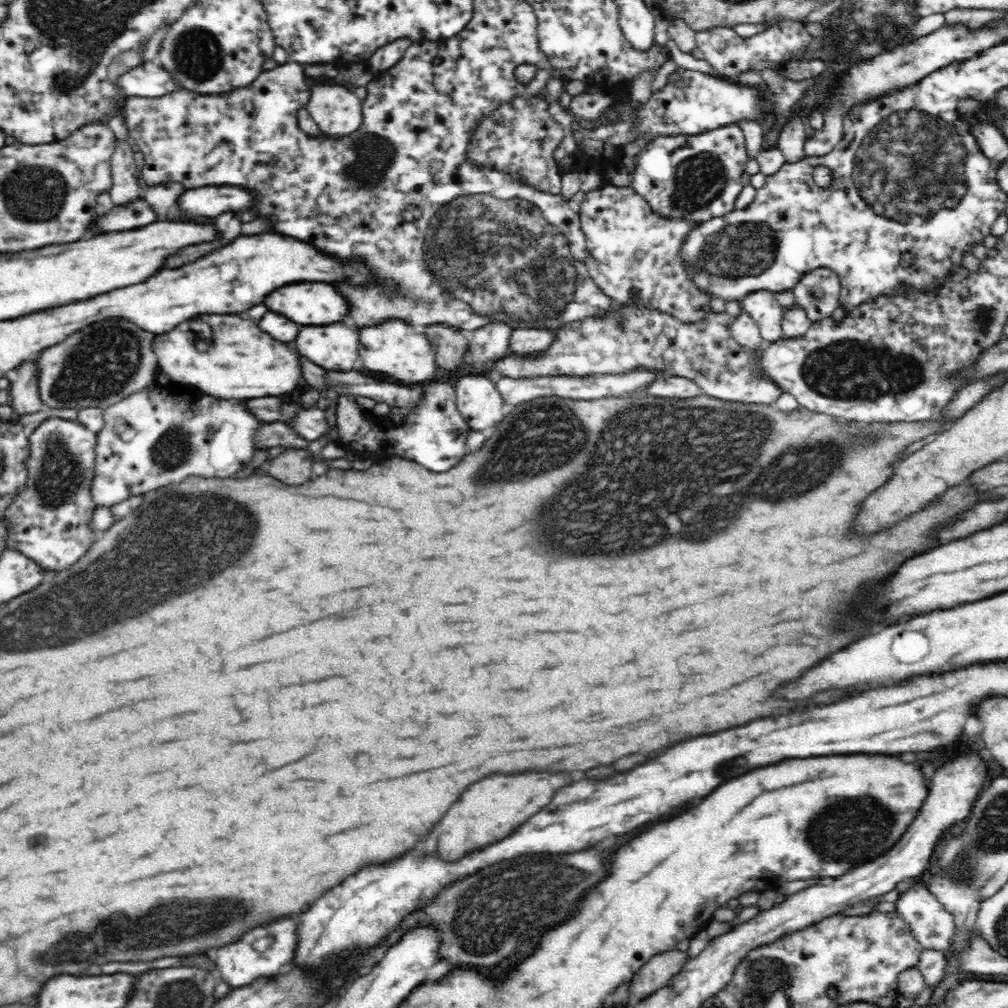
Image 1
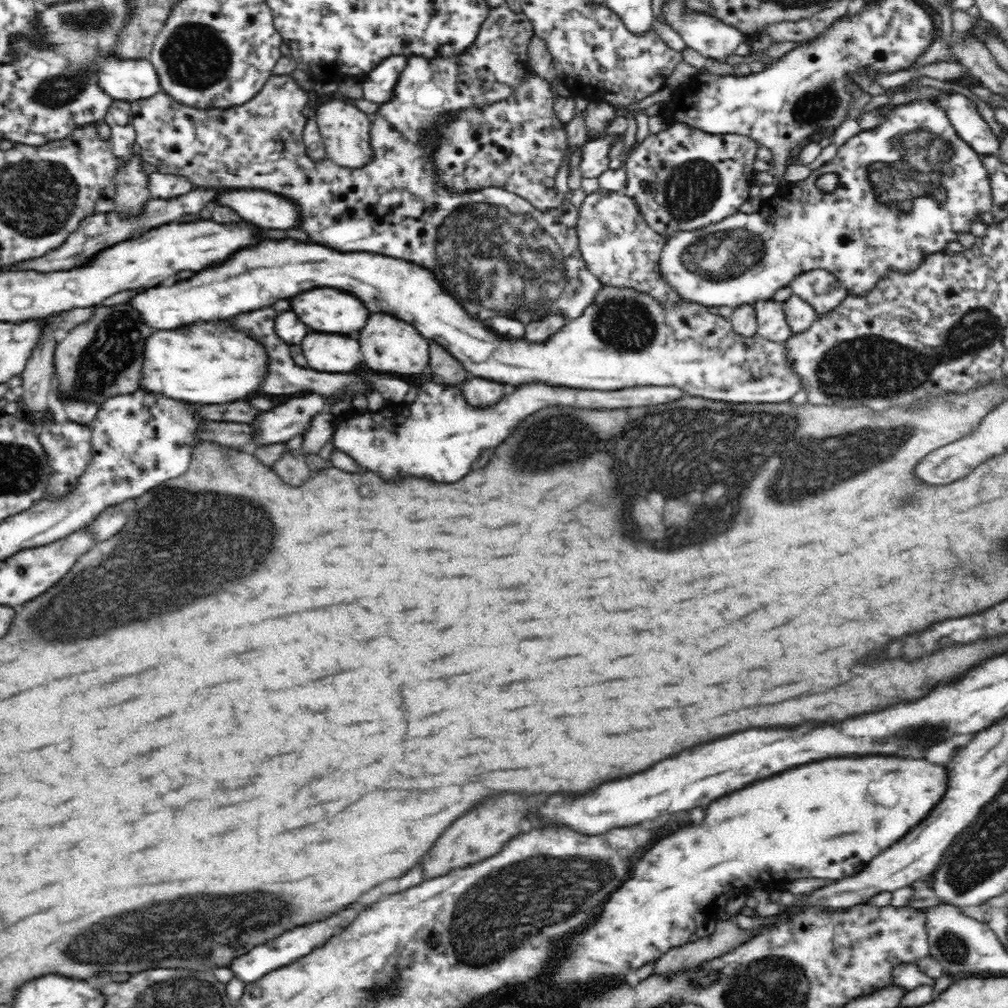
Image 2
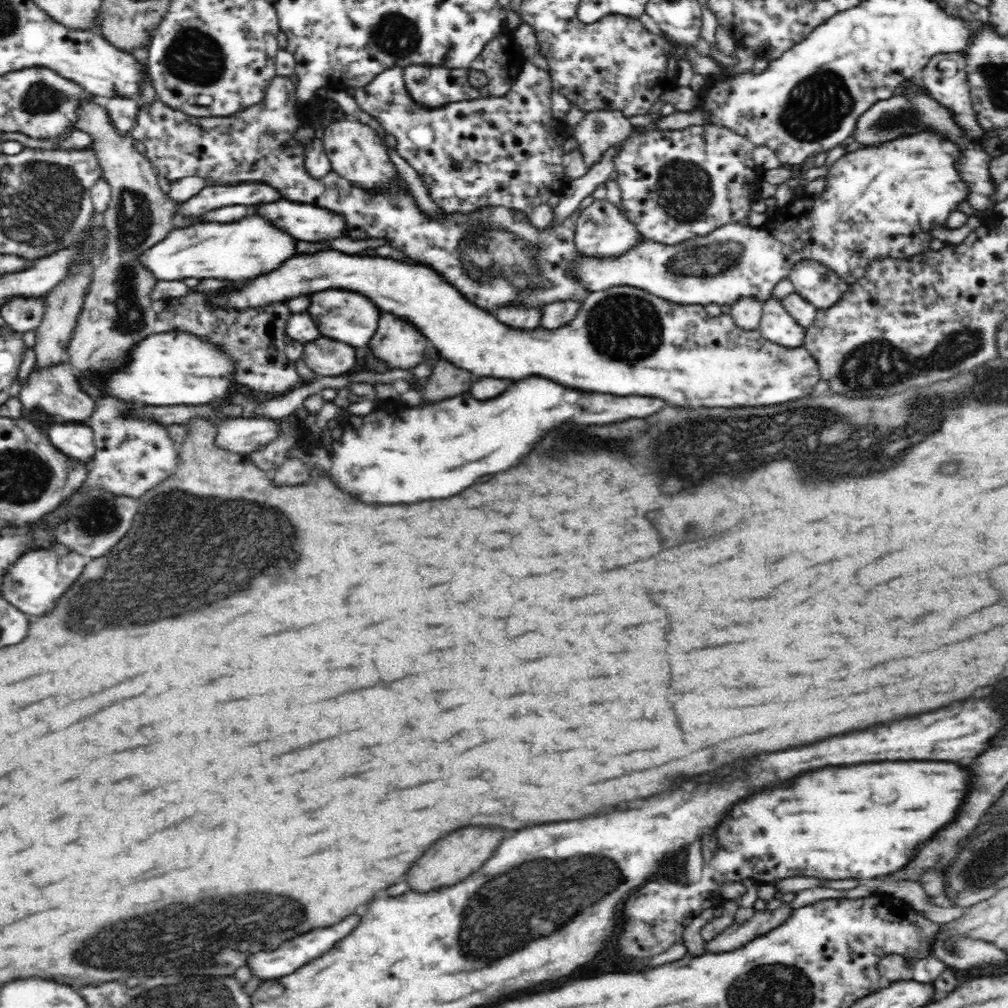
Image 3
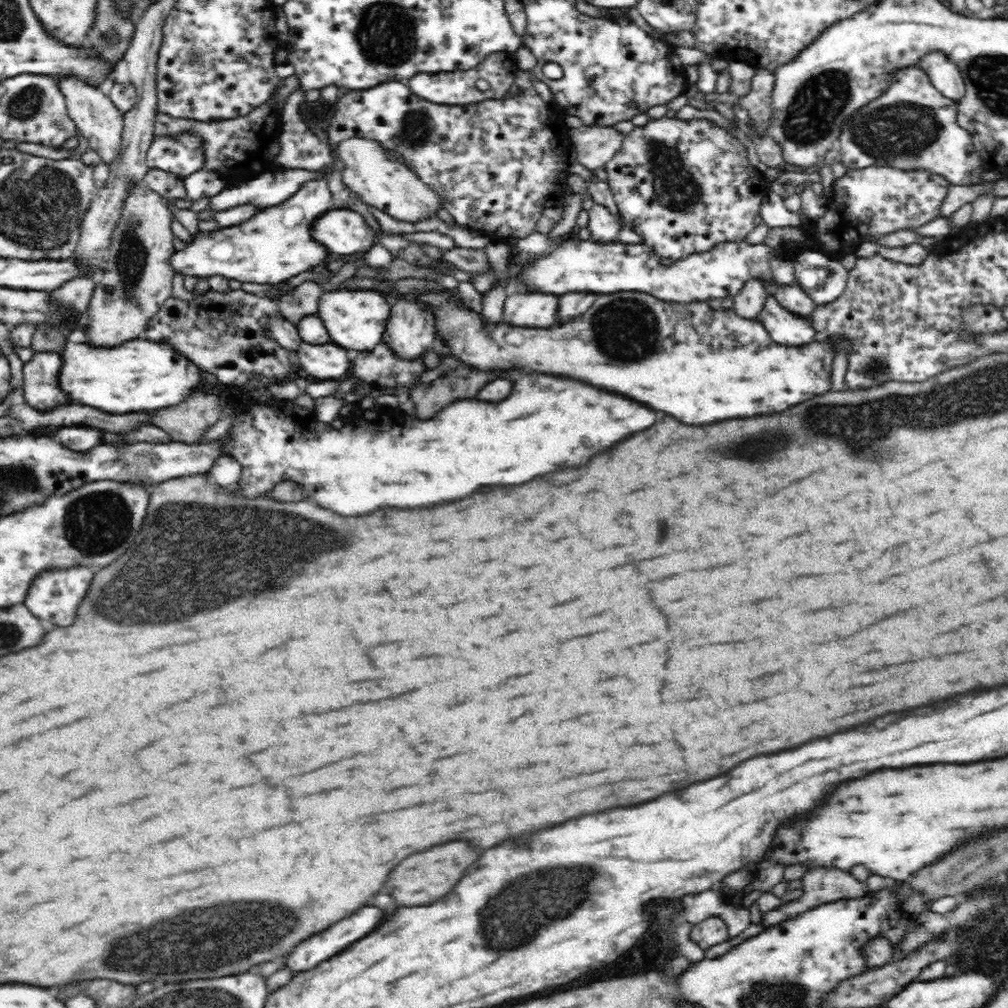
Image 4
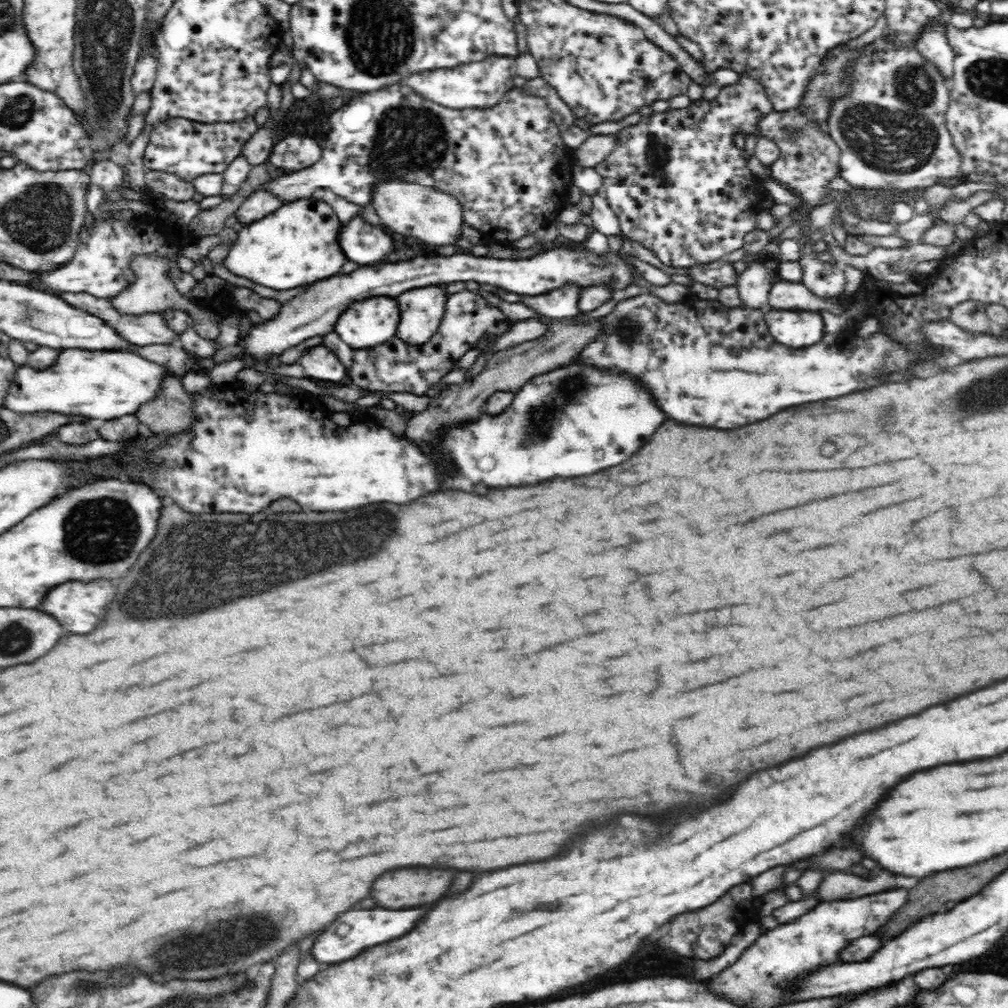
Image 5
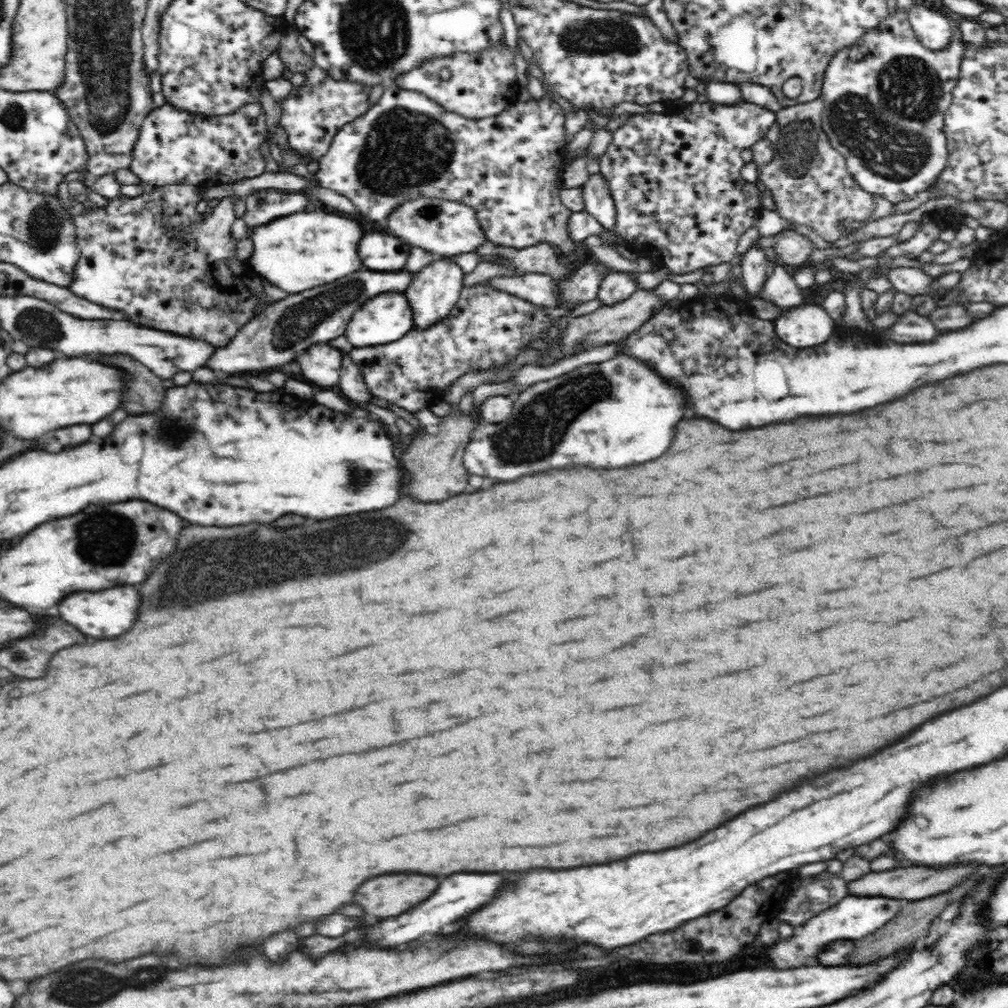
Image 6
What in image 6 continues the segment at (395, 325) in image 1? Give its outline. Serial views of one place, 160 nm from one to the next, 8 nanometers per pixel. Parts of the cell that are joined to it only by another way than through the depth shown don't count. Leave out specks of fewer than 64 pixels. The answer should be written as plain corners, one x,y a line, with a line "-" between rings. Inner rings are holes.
434,256
426,266
412,274
412,280
405,293
414,312
415,328
424,330
449,316
461,296
465,276
466,274
455,261
442,256

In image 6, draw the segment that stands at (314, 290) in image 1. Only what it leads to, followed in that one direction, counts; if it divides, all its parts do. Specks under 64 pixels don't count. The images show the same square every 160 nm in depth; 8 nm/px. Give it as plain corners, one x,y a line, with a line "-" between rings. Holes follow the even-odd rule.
384,292
370,298
350,320
346,336
354,346
376,346
388,344
406,336
407,332
415,328
414,319
410,316
410,304
406,304
405,292

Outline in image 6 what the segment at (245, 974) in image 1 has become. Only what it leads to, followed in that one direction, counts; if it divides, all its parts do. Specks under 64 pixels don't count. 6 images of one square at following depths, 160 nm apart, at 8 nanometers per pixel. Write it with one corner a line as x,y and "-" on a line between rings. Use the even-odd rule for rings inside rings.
464,872
452,874
438,886
438,892
434,892
430,900
424,900
422,904
418,904
406,914
400,914
396,918
386,918
374,926
366,926
368,938
364,944
372,944
378,948
380,946
400,946
400,944
420,938
422,934
436,934
440,932
442,926
456,922
462,916
468,916
470,912
474,912
474,908
482,908
482,904
486,904
486,900
490,900
490,896
498,892
498,884
502,884
502,880
506,878
500,874
464,874

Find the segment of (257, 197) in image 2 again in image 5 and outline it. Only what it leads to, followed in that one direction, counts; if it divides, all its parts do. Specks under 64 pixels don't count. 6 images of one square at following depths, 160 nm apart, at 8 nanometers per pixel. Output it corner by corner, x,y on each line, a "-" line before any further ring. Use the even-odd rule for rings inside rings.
355,216
346,228
342,228
340,246
348,261
356,264
384,263
388,254
398,250
395,246
398,238
388,234
380,226

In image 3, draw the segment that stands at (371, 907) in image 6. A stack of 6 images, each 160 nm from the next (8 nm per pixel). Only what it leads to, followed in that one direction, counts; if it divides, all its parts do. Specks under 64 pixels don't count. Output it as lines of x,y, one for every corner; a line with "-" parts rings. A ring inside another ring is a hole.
470,826
444,836
422,858
414,862
414,868
406,872
406,882
414,886
410,890
430,892
430,888
442,888
442,884
458,884
458,880
464,880
466,876
470,876
470,872
476,872
492,856
504,834
506,834
504,830
496,828

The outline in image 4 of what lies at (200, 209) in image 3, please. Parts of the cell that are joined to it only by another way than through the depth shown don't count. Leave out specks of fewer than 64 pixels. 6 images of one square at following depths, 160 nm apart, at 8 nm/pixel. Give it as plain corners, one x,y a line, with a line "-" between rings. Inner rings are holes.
330,167
324,170
303,172
301,169
282,169
266,175
241,181
237,187
225,187
218,196
211,198
210,210
217,212
235,208
242,204
254,206
276,206
289,200
295,192
312,178
322,178
323,172
331,172

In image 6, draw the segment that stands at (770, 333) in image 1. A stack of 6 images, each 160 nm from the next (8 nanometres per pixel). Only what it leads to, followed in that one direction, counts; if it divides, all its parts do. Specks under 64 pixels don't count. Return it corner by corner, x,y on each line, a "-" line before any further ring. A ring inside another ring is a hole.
812,304
785,310
773,323
779,339
796,348
824,344
837,325
823,306

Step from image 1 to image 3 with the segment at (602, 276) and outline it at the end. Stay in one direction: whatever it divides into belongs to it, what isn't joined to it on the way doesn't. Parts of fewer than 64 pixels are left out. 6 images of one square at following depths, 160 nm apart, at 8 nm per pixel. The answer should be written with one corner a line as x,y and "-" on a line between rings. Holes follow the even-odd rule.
596,200
579,214
575,229
575,245
587,258
616,258
637,246
639,233
624,210
612,206
608,200

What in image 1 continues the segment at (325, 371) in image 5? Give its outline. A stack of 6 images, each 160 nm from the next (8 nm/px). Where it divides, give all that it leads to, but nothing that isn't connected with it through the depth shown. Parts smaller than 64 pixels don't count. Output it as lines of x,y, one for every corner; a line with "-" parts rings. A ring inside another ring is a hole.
332,322
322,326
302,326
296,336
298,350
308,356
314,364
321,366
327,372
348,372
353,370
353,364
359,356
358,330
348,328
344,322

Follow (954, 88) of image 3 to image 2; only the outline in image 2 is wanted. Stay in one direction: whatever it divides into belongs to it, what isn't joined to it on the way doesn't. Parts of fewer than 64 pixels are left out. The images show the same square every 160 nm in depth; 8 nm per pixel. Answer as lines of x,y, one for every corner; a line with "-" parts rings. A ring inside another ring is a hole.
941,93
940,98
959,137
981,156
995,156
1001,145
1000,138
982,118
977,105
961,94

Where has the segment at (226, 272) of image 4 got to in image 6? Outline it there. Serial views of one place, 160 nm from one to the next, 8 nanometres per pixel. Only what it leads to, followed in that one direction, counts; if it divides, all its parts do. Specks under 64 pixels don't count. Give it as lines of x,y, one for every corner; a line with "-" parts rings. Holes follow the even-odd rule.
316,209
299,210
290,216
278,217
256,228
252,242
252,269
270,284
290,295
330,284
350,272
364,270
358,256
358,242
368,228
351,215
326,213

